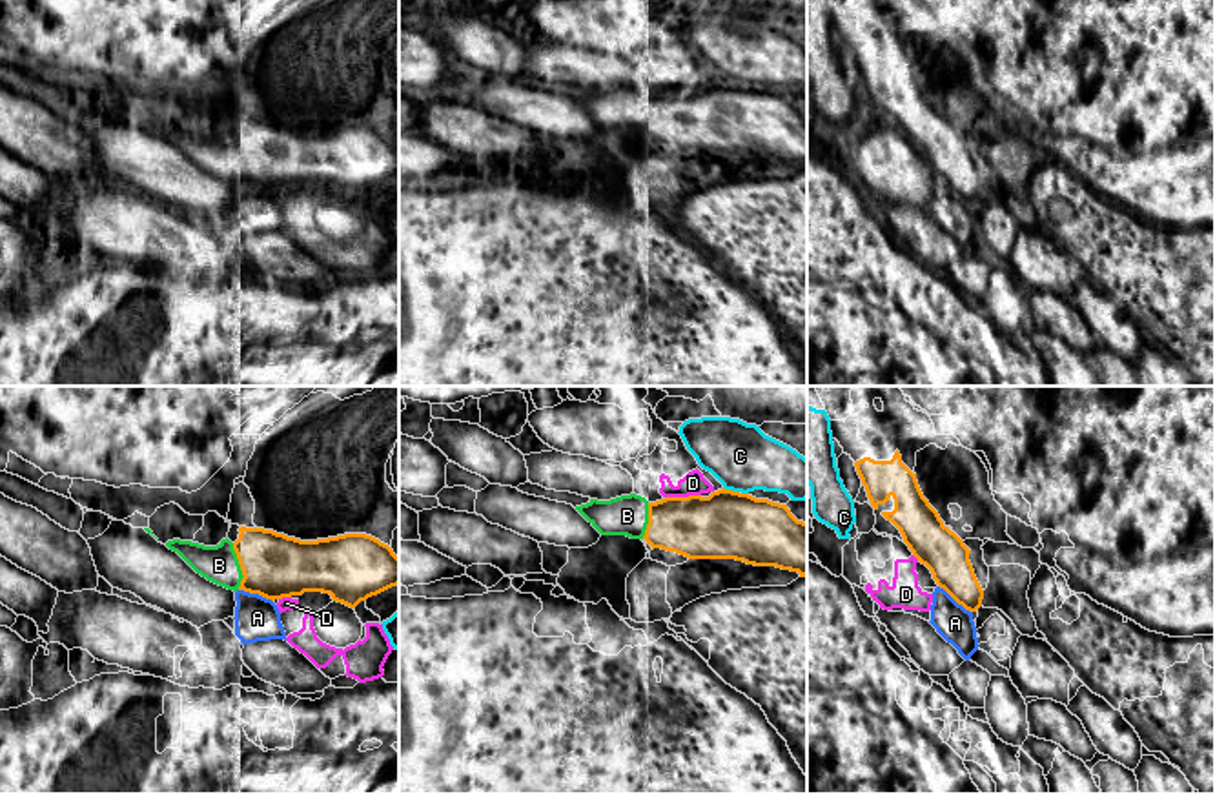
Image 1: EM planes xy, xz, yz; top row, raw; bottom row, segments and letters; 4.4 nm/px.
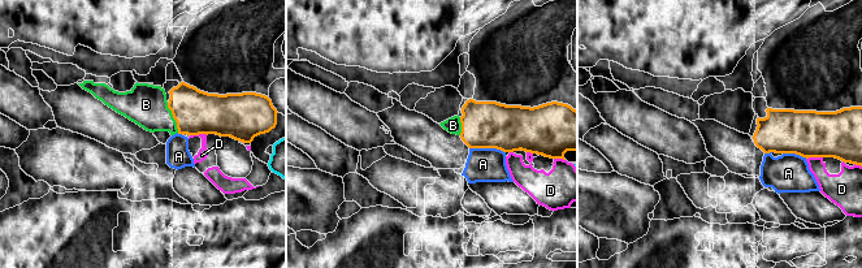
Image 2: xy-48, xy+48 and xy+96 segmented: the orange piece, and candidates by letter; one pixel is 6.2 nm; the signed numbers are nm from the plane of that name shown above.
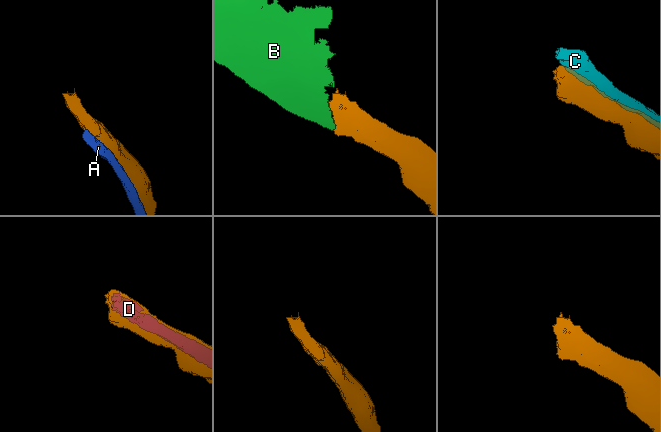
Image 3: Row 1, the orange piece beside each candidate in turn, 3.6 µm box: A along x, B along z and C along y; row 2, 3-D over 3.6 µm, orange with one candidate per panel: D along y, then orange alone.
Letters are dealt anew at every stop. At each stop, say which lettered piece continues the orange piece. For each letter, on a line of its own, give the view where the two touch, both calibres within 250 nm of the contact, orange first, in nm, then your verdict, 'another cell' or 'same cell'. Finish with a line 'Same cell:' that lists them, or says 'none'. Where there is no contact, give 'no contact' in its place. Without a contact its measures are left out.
A: meets orange in xy; 280 nm thick on the orange side, 190 nm on the other; another cell
B: meets orange in xy; 280 nm thick on the orange side, 160 nm on the other; same cell
C: meets orange in xz; 300 nm thick on the orange side, 300 nm on the other; another cell
D: meets orange in xz; 300 nm thick on the orange side, 100 nm on the other; another cell
Same cell: B

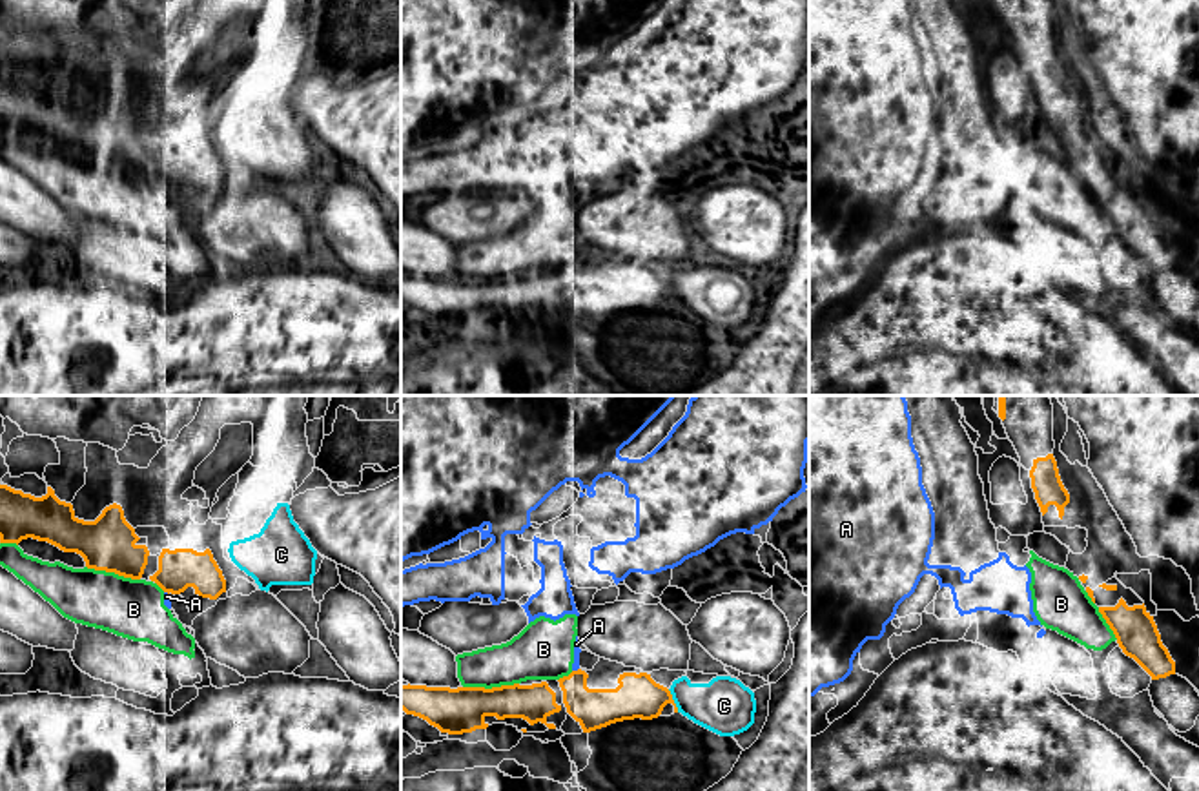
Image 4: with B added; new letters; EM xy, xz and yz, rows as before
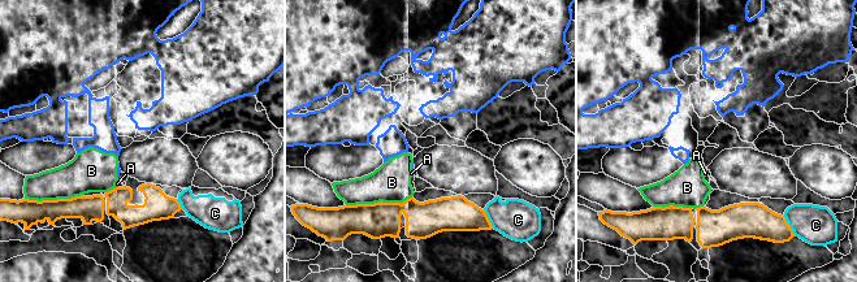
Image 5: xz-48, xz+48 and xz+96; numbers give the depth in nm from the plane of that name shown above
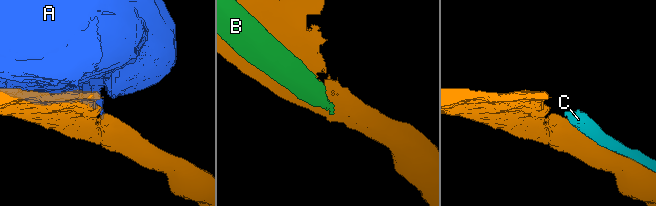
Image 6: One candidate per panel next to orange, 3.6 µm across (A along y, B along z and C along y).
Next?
A: meets orange in xz; 180 nm thick on the orange side, 30 nm on the other; another cell
B: meets orange in xz; 200 nm thick on the orange side, 240 nm on the other; another cell
C: meets orange in xz; 190 nm thick on the orange side, 260 nm on the other; another cell
Same cell: none

